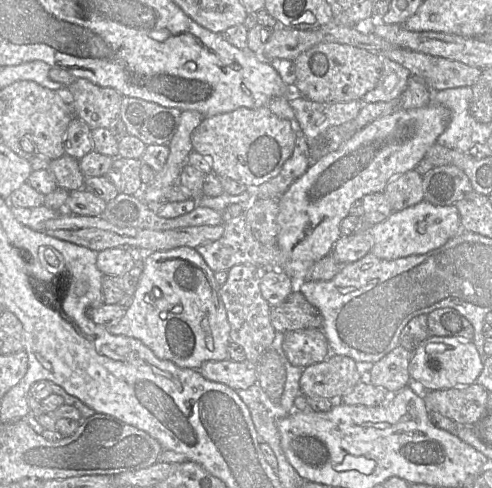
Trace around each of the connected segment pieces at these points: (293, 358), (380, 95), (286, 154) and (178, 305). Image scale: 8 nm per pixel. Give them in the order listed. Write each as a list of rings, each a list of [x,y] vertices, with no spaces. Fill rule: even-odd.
[[[321,329],[286,332],[282,349],[289,362],[300,367],[322,362],[332,354],[329,342]]]
[[[382,56],[382,64],[382,73],[376,86],[361,98],[364,104],[394,100],[407,86],[411,76],[408,69],[386,56]]]
[[[268,106],[238,108],[228,113],[205,117],[192,135],[192,145],[194,151],[210,160],[212,173],[217,177],[230,178],[249,189],[255,189],[280,173],[284,162],[292,155],[297,130],[294,122],[276,116]]]
[[[182,246],[145,253],[143,271],[132,298],[132,303],[125,310],[120,322],[107,328],[110,334],[135,338],[147,346],[157,358],[171,361],[181,368],[199,369],[207,361],[229,358],[230,324],[227,313],[219,295],[214,272],[197,249]]]

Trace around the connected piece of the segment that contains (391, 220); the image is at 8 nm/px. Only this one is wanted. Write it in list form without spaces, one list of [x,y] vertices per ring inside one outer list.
[[[423,200],[414,206],[394,211],[385,221],[371,226],[373,246],[370,252],[384,260],[422,255],[443,246],[461,230],[461,218],[455,204],[436,206]]]

